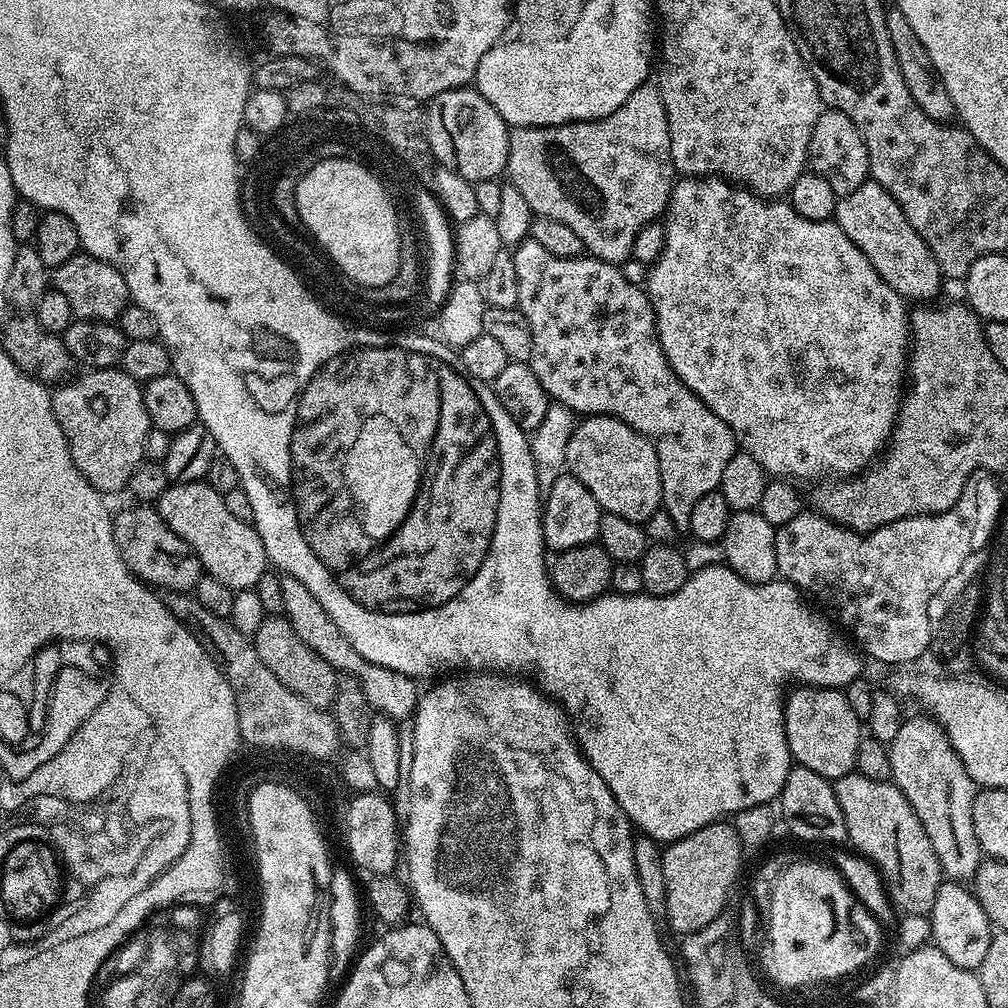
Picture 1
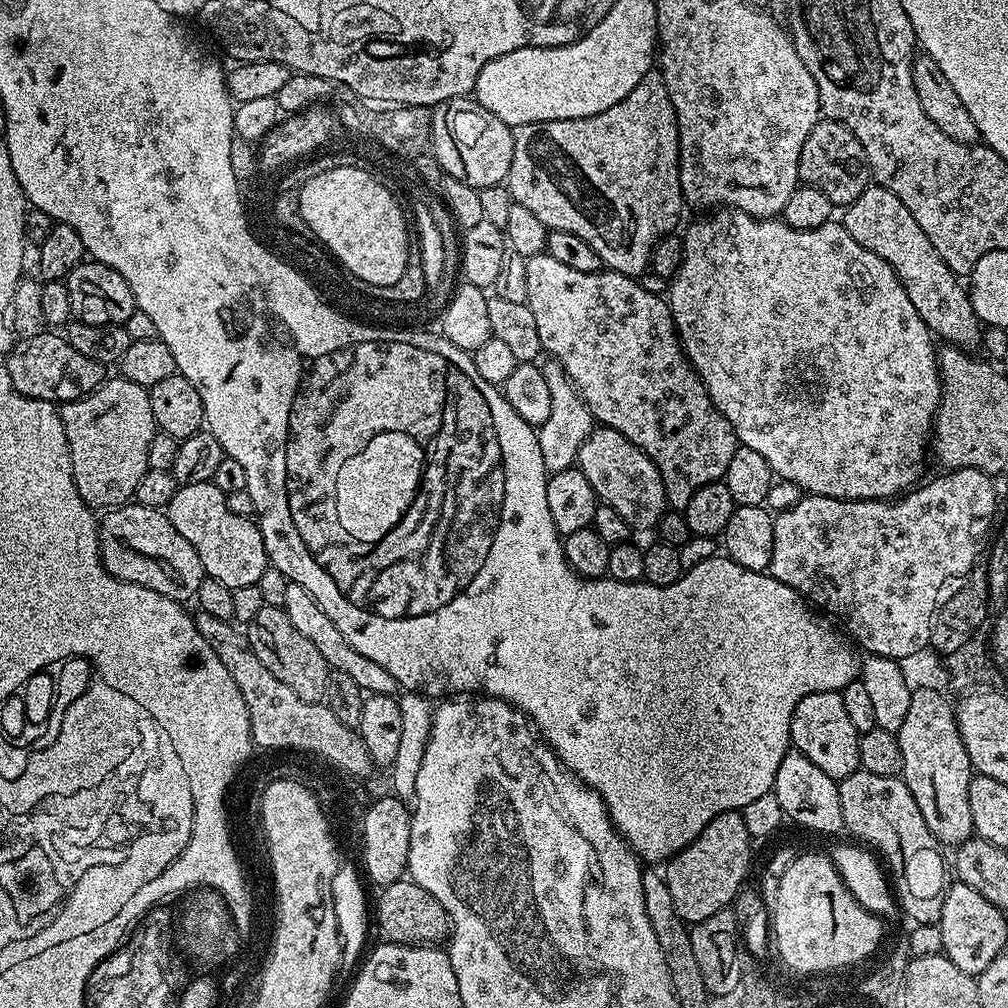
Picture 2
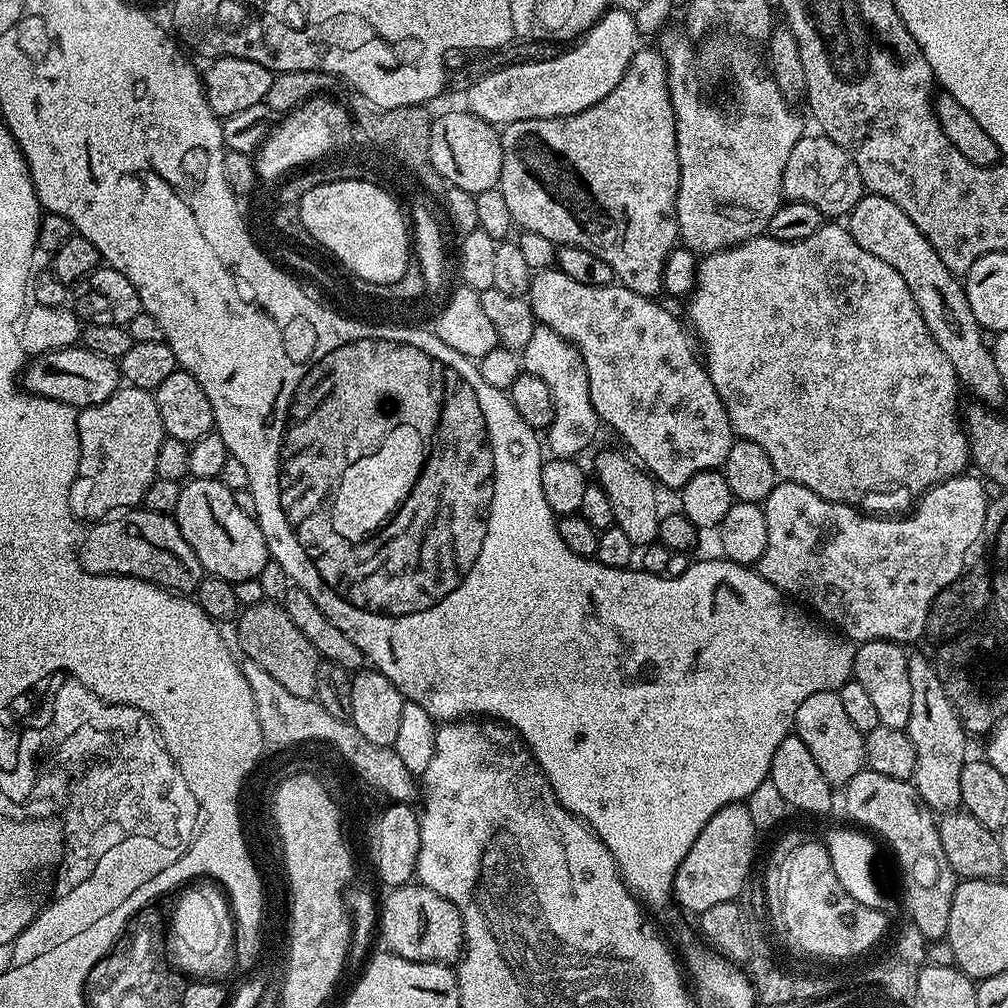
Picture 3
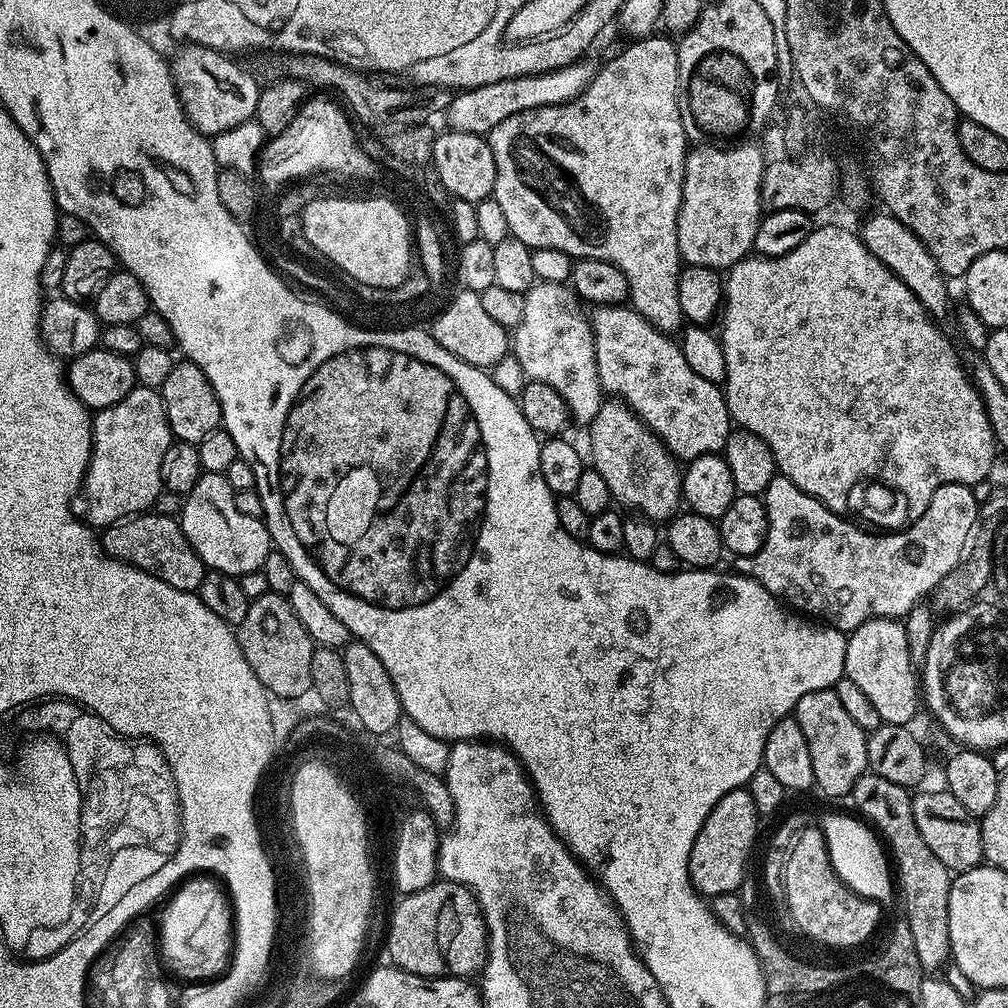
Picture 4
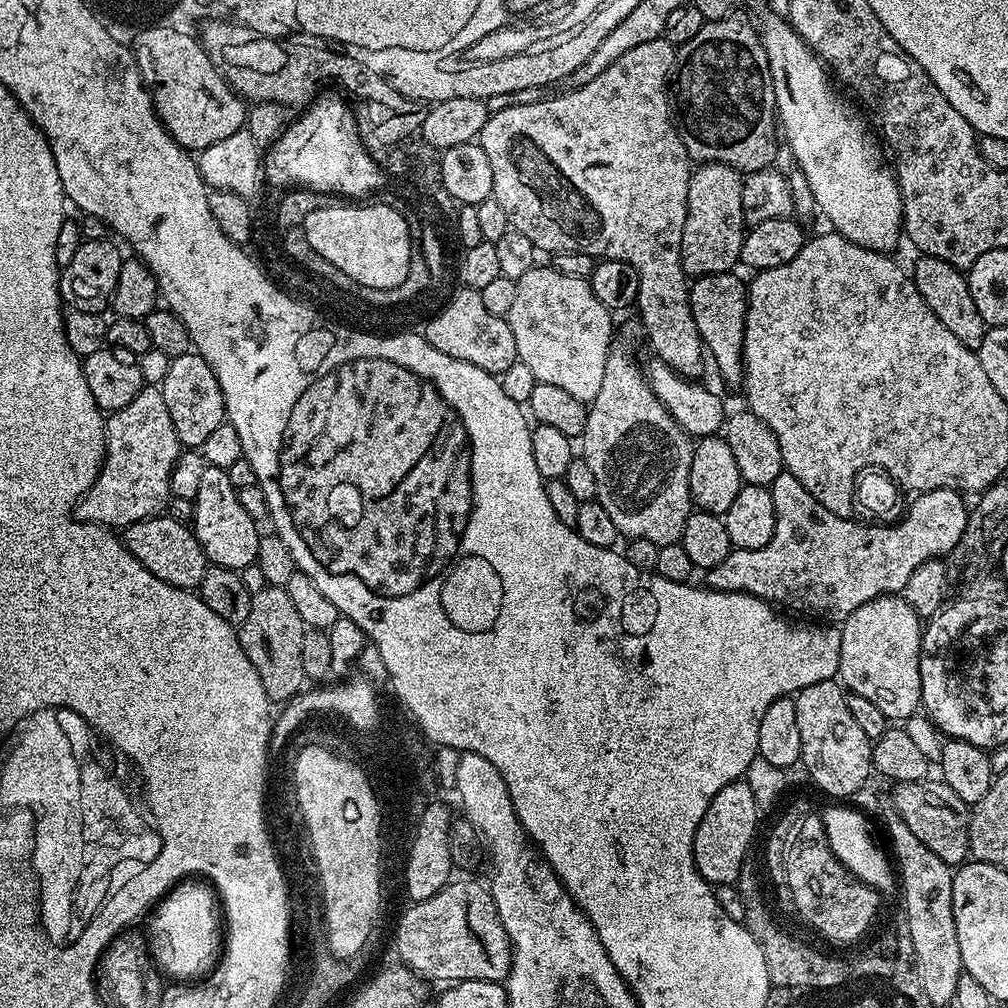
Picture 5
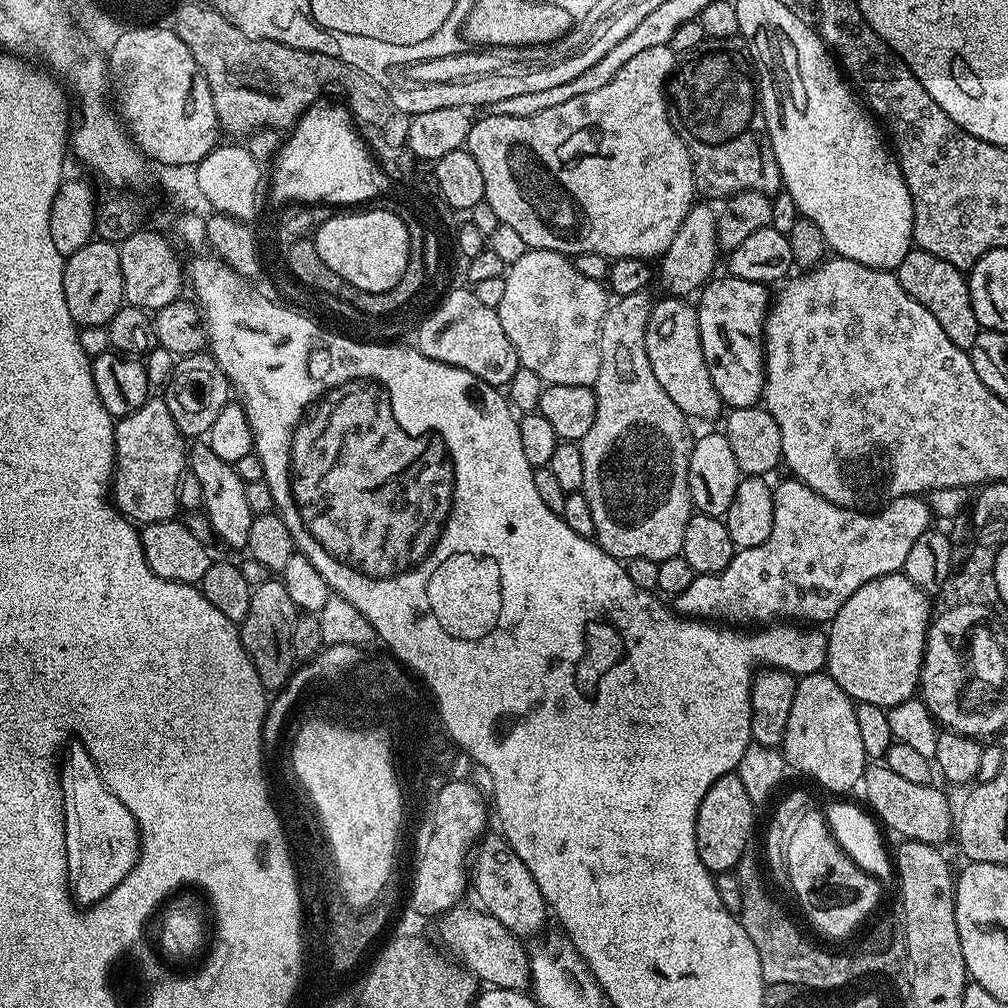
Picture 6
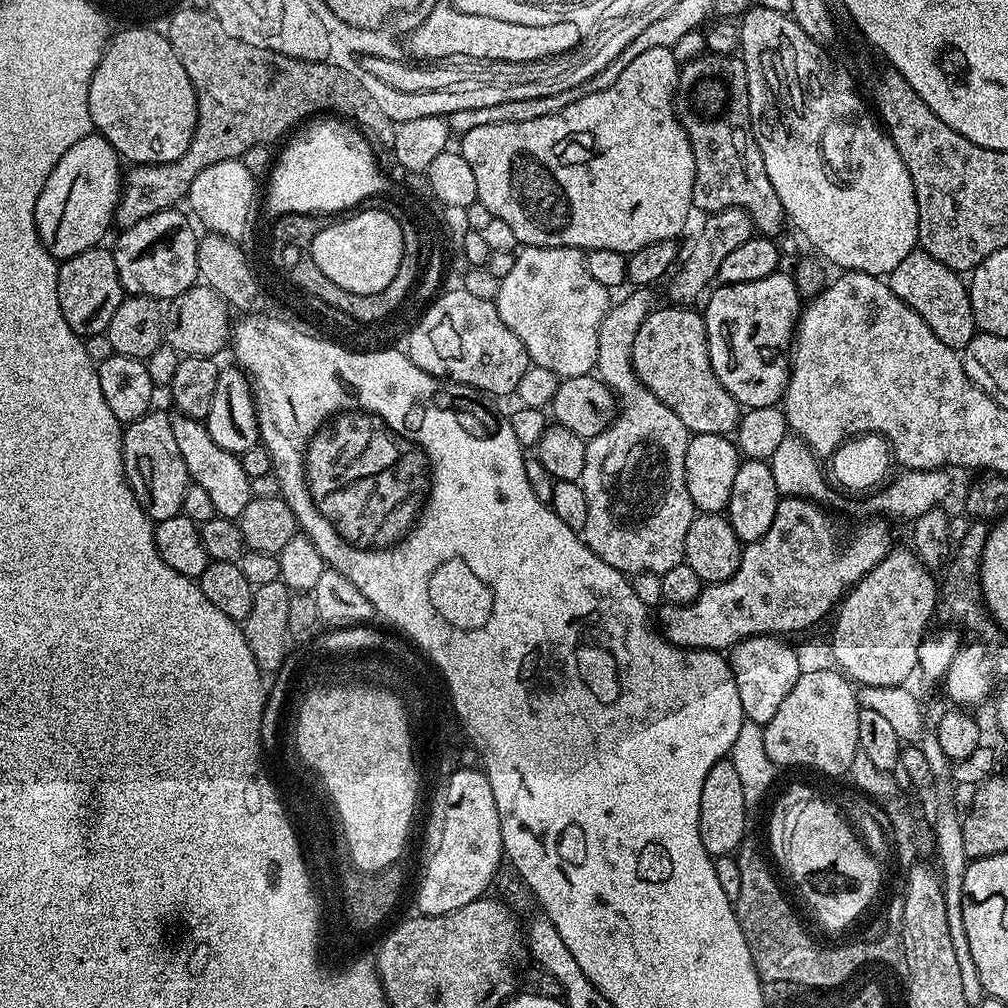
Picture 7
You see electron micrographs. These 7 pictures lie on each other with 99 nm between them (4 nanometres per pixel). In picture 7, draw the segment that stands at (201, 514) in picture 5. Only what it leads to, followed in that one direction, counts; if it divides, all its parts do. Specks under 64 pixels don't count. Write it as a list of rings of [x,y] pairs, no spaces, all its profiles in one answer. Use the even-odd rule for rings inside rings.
[[[176,414],[172,416],[172,429],[178,451],[182,453],[182,462],[186,462],[191,483],[206,490],[206,494],[214,502],[216,515],[225,520],[239,521],[242,510],[246,510],[254,495],[253,481],[248,479],[246,470],[242,470],[239,455],[230,450],[222,450],[222,446],[218,446],[218,442],[210,438],[210,430],[203,420]]]

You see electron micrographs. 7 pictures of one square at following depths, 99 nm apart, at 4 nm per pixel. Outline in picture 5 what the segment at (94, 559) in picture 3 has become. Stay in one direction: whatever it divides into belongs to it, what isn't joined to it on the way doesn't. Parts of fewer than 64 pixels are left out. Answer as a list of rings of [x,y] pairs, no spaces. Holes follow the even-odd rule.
[[[167,514],[134,522],[129,528],[123,529],[122,539],[130,554],[134,554],[134,558],[138,558],[138,562],[142,562],[142,566],[146,566],[150,574],[154,574],[154,578],[162,578],[162,582],[175,588],[199,589],[202,578],[210,567],[206,554],[191,527]]]

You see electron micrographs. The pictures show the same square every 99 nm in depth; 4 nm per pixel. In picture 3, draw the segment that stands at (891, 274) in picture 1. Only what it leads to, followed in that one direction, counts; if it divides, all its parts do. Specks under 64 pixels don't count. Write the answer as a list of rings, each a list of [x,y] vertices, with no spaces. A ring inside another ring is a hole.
[[[871,194],[861,196],[852,207],[846,217],[846,227],[862,250],[874,254],[874,258],[882,258],[882,262],[894,266],[894,270],[902,274],[902,282],[906,282],[906,290],[910,290],[914,306],[918,306],[928,333],[934,342],[938,342],[942,354],[950,358],[961,385],[967,391],[969,388],[979,403],[993,410],[999,409],[999,404],[1006,396],[1006,389],[1002,386],[1002,374],[998,374],[992,349],[982,344],[985,333],[974,318],[974,310],[970,310],[963,283],[954,273],[946,270],[942,258],[938,258],[934,246],[930,246],[922,230],[918,230],[918,226],[914,226],[914,222],[902,214],[901,208],[890,202],[890,198]]]

